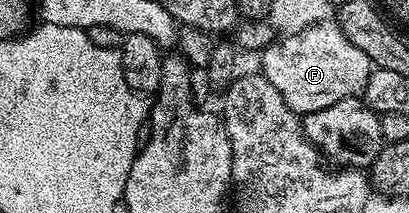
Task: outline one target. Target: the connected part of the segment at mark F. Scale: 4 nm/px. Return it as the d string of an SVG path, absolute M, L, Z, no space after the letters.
M335 19L319 21L297 34L280 36L268 49L262 50L261 58L263 76L269 79L269 83L273 83L273 87L277 87L277 91L281 91L281 97L285 99L288 107L300 115L333 107L333 103L341 99L362 94L373 68L369 56L346 38Z

